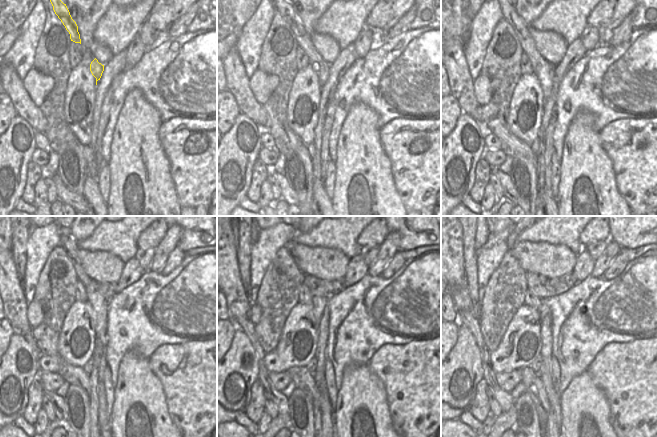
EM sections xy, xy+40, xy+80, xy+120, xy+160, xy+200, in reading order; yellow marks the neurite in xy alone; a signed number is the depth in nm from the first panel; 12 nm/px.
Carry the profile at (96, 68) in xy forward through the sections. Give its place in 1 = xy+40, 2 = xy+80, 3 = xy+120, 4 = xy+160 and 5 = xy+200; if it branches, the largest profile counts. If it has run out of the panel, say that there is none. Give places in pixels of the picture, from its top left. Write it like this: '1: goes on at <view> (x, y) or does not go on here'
1: goes on at xy+40 (320, 67)
2: goes on at xy+80 (544, 70)
3: goes on at xy+120 (99, 303)
4: goes on at xy+160 (320, 304)
5: goes on at xy+200 (544, 312)

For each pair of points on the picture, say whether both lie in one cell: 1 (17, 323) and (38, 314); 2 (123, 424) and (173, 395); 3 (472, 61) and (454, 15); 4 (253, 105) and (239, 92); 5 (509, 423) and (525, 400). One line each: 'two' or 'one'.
1: two
2: two
3: two
4: one
5: two

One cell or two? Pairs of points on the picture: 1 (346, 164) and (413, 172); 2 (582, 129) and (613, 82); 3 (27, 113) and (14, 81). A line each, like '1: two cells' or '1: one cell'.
1: two cells
2: two cells
3: one cell

